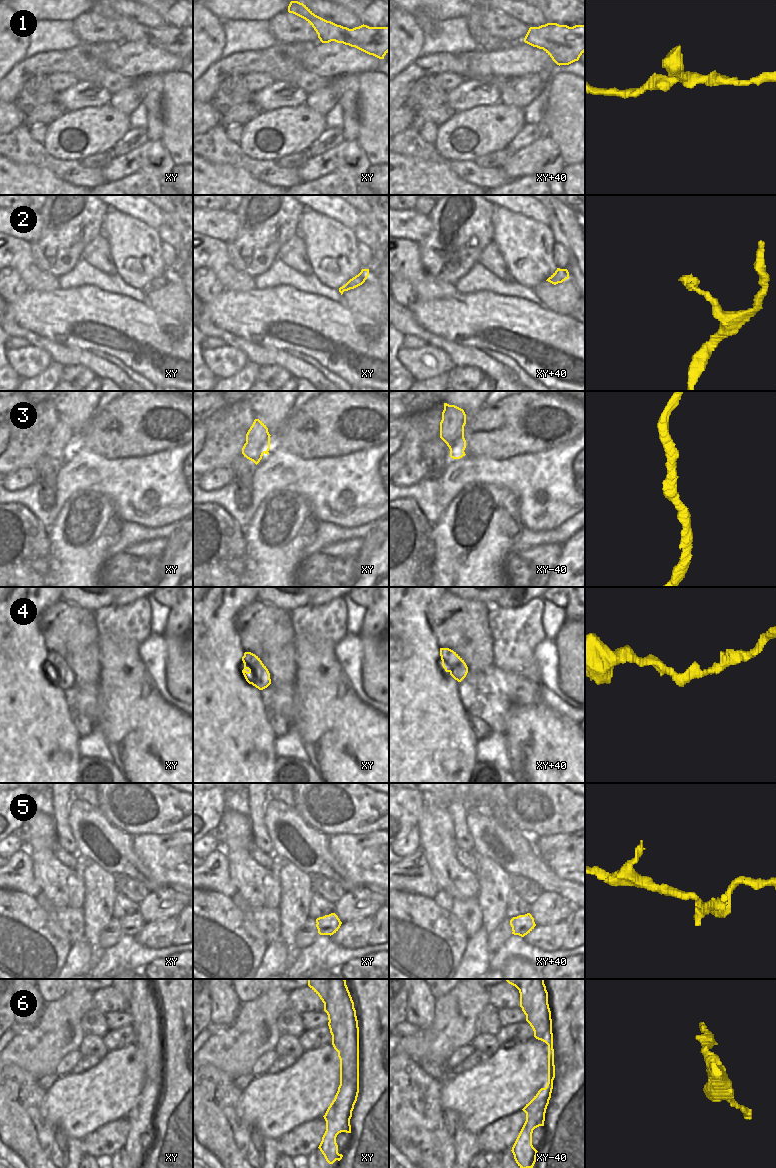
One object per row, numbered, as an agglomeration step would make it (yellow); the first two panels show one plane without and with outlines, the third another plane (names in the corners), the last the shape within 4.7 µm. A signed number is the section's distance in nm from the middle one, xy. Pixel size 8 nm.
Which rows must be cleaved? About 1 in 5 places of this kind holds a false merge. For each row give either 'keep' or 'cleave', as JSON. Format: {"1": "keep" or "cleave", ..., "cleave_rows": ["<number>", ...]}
{"1": "keep", "2": "keep", "3": "keep", "4": "keep", "5": "cleave", "6": "cleave", "cleave_rows": ["5", "6"]}

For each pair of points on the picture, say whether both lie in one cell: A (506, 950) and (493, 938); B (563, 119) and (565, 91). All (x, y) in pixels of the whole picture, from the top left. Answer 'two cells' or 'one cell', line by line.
A: two cells
B: one cell

